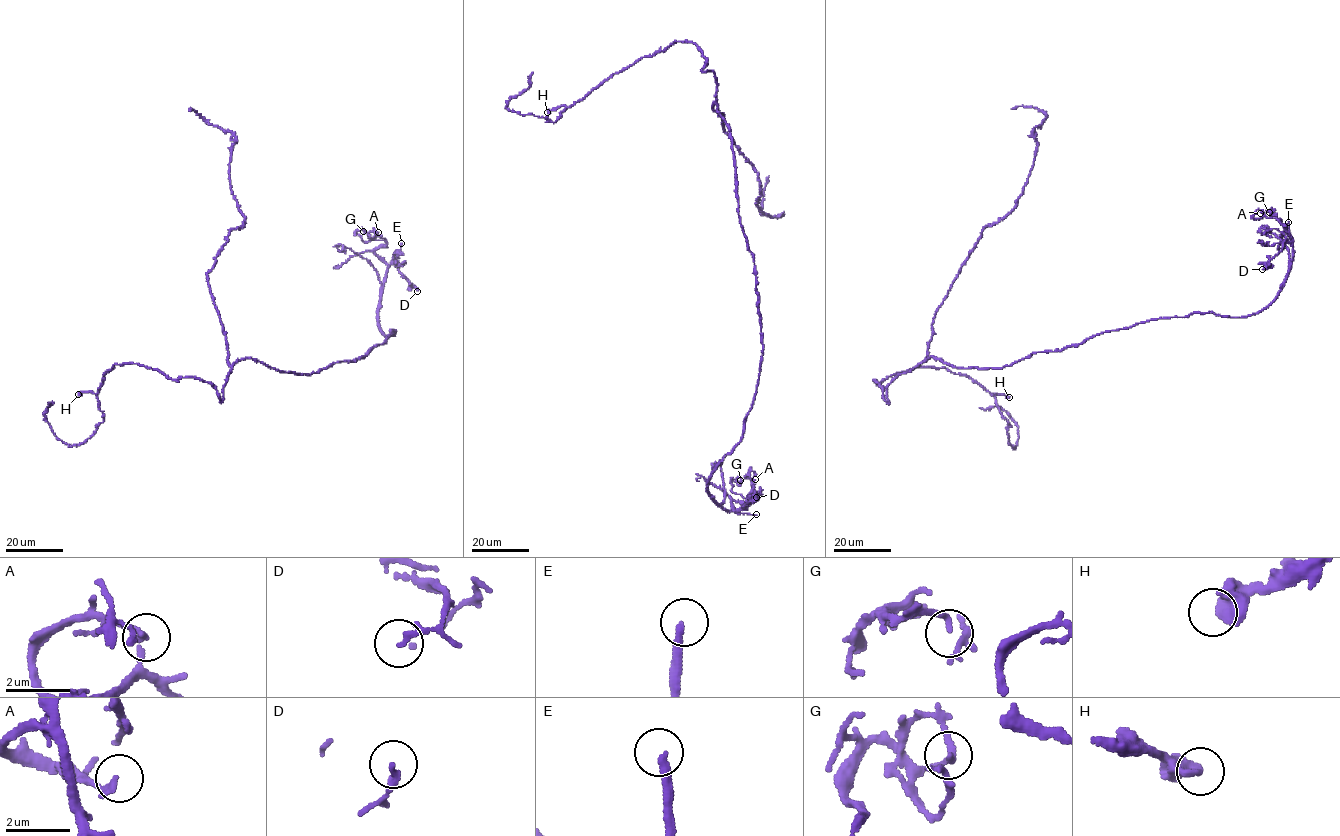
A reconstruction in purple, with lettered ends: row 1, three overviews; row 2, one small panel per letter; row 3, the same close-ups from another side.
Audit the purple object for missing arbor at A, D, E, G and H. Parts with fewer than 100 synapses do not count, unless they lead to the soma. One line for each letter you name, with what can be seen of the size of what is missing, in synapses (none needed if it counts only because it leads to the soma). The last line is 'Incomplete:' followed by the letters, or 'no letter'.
Incomplete: E

